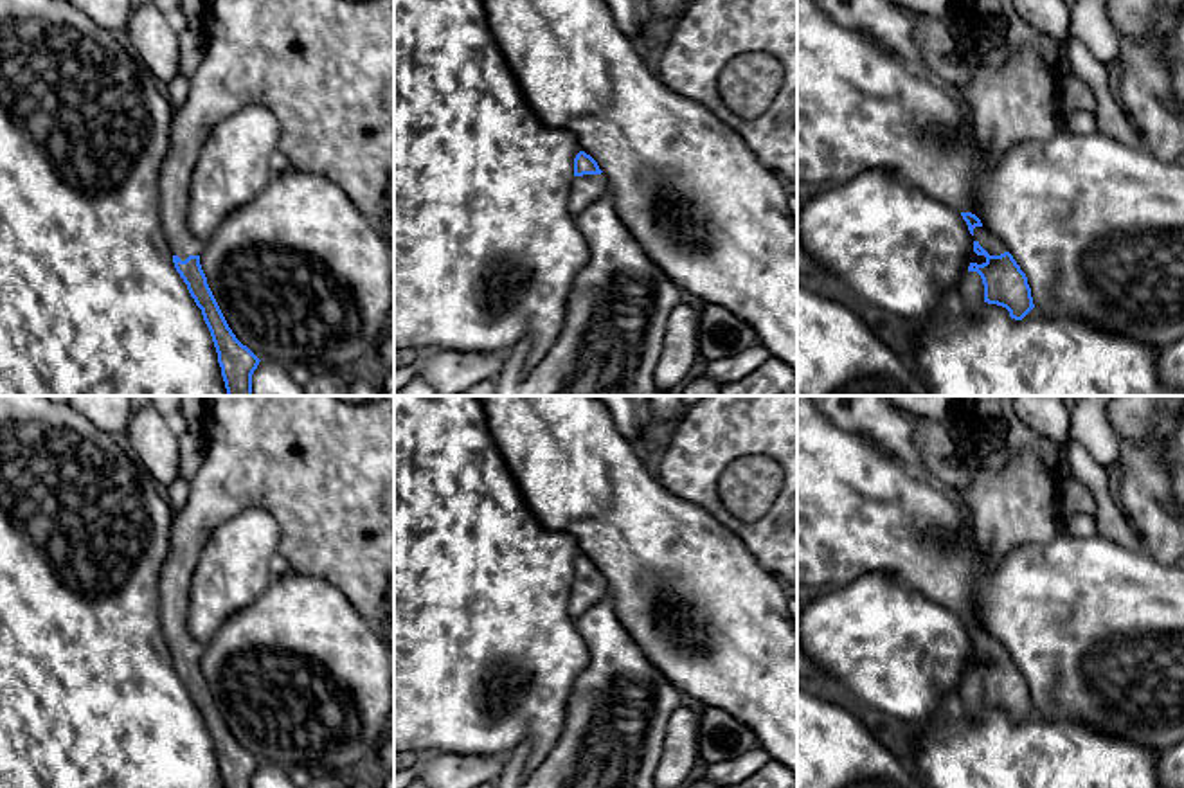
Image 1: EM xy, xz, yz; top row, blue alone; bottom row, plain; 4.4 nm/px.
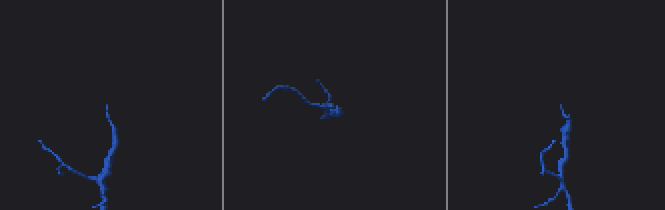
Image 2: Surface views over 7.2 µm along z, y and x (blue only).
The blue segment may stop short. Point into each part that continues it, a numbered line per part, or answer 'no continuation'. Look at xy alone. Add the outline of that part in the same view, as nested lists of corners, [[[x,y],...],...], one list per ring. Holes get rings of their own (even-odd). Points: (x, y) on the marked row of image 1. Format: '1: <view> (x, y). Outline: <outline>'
1: xy (324, 69). Outline: [[[205,0],[203,4],[203,56],[191,76],[187,101],[175,110],[171,124],[171,149],[160,169],[160,221],[173,255],[185,261],[202,255],[203,243],[187,225],[191,173],[198,162],[202,146],[211,130],[225,117],[250,104],[268,108],[279,121],[277,160],[302,173],[317,173],[336,184],[354,207],[372,223],[383,225],[394,219],[394,0]]]

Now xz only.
1: xz (585, 189). Outline: [[[583,175],[572,178],[572,189],[569,196],[569,210],[576,218],[588,205],[597,201],[606,193],[605,175]]]

